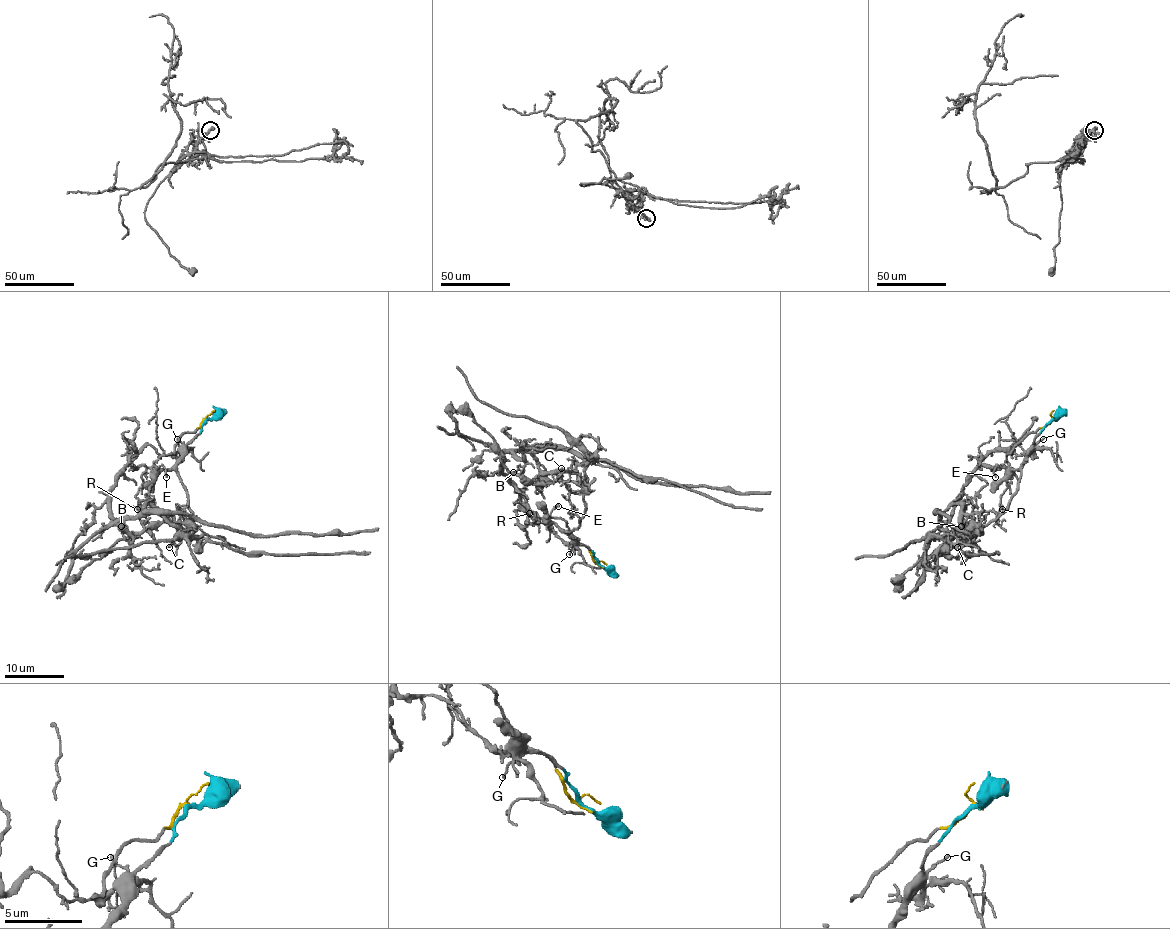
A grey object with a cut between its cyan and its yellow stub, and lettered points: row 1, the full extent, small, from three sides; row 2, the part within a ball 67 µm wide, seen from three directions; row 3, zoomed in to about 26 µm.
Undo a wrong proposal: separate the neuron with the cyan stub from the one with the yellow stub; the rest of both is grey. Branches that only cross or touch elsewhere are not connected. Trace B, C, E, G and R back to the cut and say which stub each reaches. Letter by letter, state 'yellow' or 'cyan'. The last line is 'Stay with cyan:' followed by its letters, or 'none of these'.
B: yellow
C: yellow
E: cyan
G: cyan
R: yellow
Stay with cyan: E, G

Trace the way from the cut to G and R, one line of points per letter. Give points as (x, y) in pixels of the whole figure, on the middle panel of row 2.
G: (601, 565), (586, 545), (577, 545), (569, 554)
R: (601, 566), (577, 541), (562, 519), (533, 517), (529, 513)

